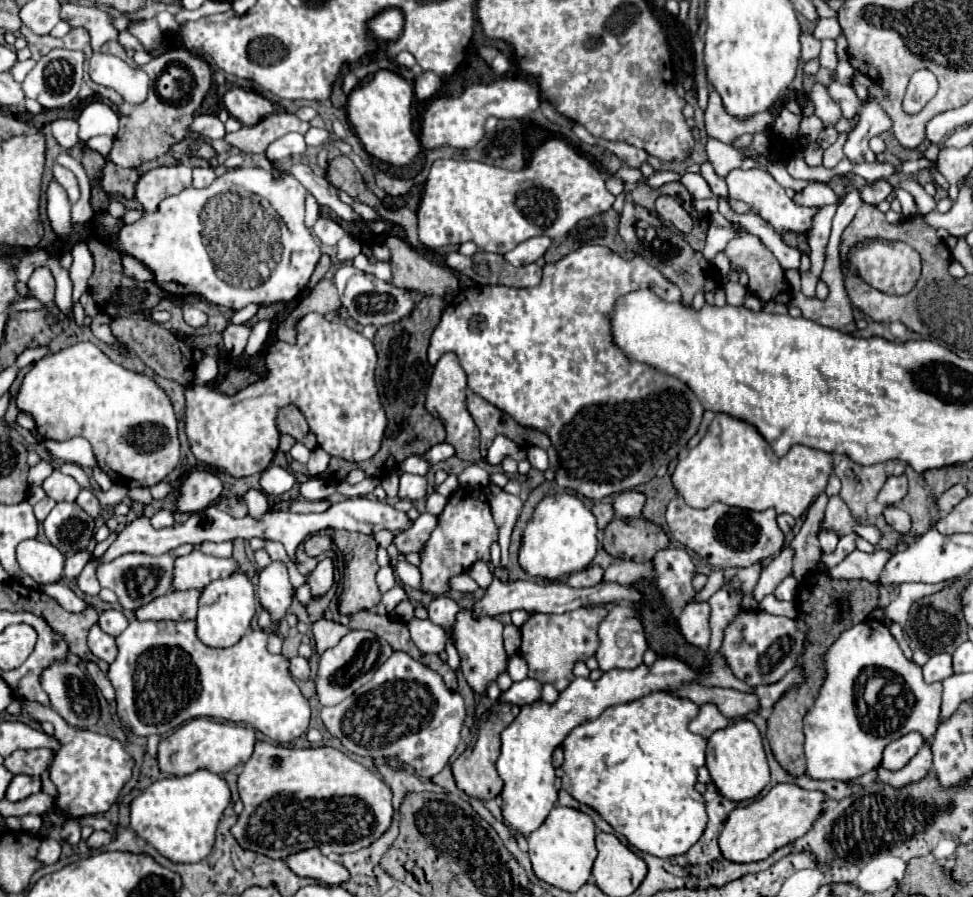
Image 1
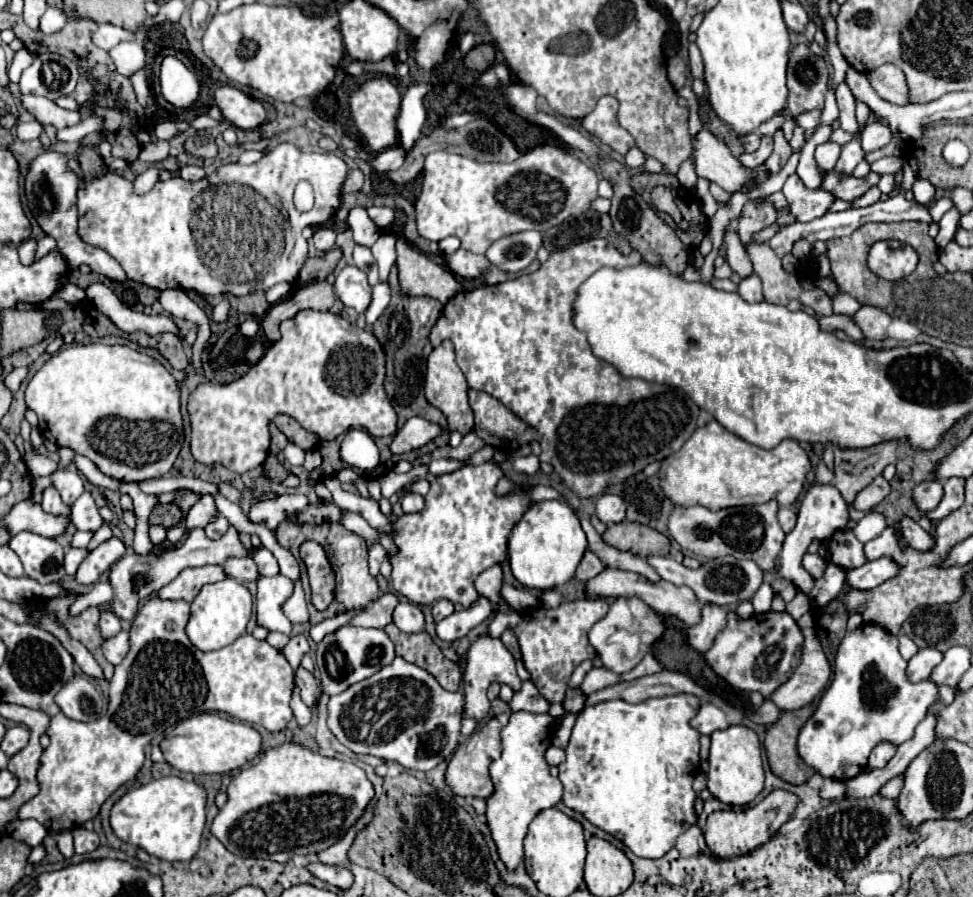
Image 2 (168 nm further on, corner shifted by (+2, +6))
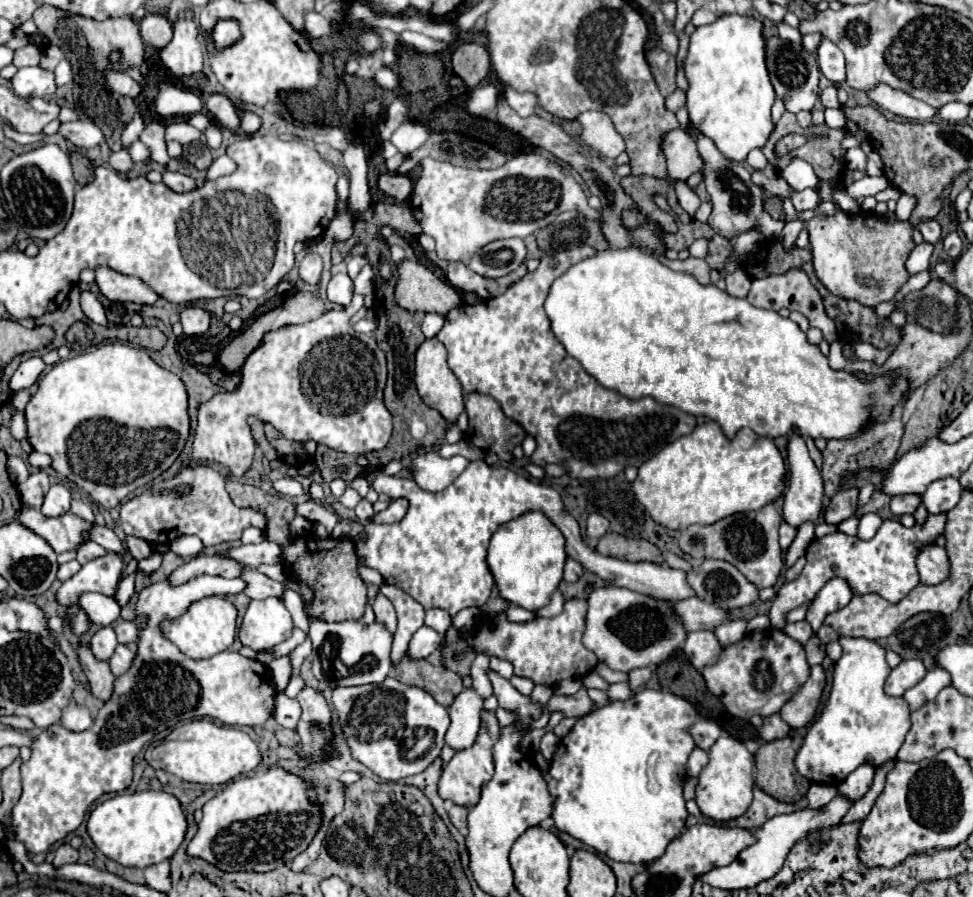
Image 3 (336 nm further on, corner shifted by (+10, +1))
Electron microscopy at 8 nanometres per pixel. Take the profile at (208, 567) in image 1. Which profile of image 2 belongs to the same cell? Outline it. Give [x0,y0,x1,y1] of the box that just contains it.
[222,558,260,582]

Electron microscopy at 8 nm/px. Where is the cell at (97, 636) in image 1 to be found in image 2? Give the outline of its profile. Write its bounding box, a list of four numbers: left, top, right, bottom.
[102,632,128,664]

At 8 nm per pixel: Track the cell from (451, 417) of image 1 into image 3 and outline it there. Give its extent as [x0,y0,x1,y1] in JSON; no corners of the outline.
[414,337,464,423]

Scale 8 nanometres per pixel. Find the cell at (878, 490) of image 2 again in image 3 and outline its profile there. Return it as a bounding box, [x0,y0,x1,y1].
[824,489,858,525]

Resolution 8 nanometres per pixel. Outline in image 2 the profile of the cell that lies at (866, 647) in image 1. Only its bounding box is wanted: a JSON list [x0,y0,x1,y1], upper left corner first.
[798,624,938,782]

